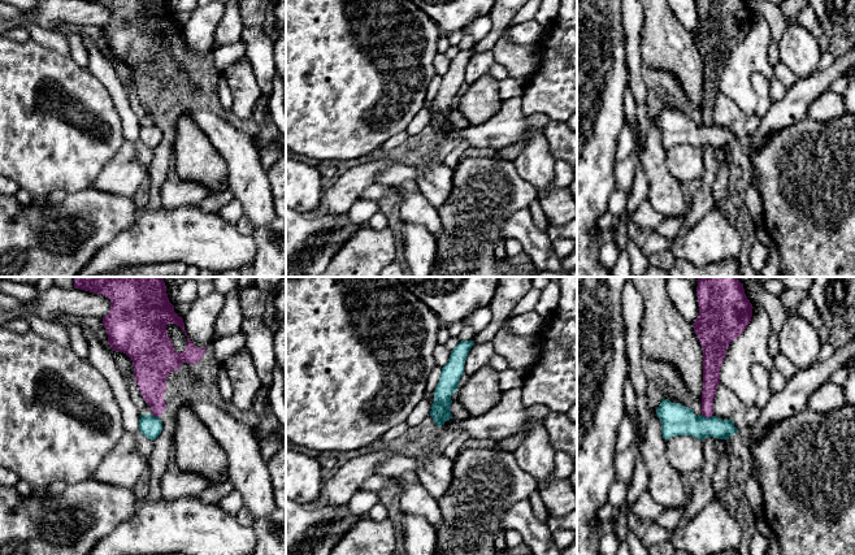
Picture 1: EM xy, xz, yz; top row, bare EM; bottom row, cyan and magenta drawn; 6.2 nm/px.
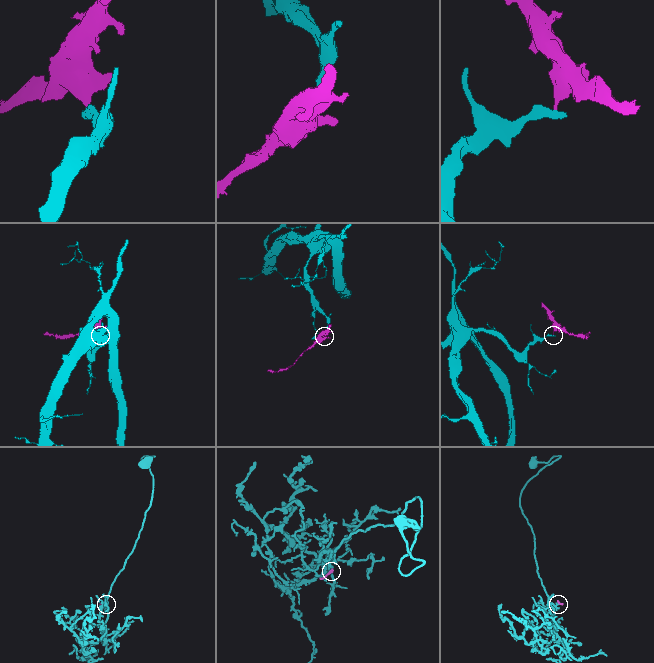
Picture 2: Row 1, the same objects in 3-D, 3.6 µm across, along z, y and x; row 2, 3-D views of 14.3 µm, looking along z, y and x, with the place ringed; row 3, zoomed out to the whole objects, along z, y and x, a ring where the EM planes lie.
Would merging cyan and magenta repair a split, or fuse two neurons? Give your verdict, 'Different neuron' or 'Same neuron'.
Different neuron

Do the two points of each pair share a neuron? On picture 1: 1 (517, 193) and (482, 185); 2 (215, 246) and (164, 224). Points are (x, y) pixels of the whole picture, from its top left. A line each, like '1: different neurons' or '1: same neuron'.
1: same neuron
2: same neuron

